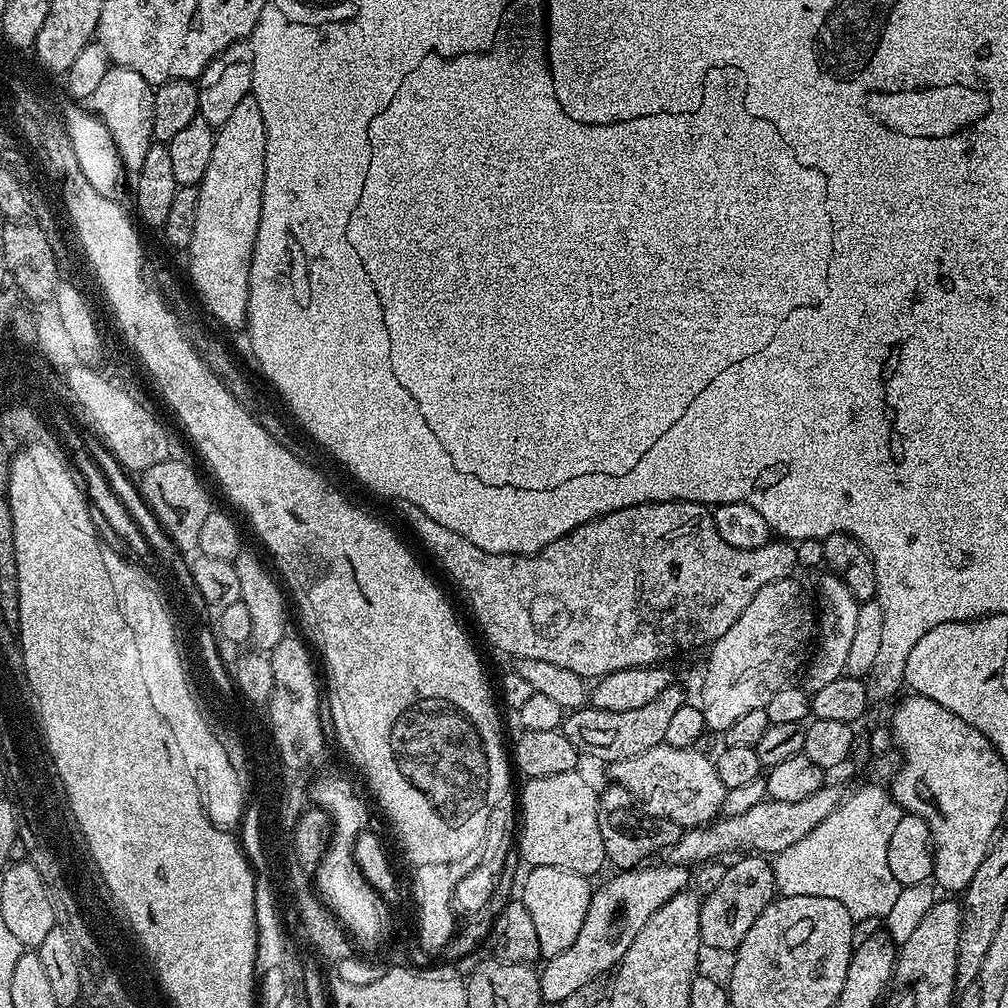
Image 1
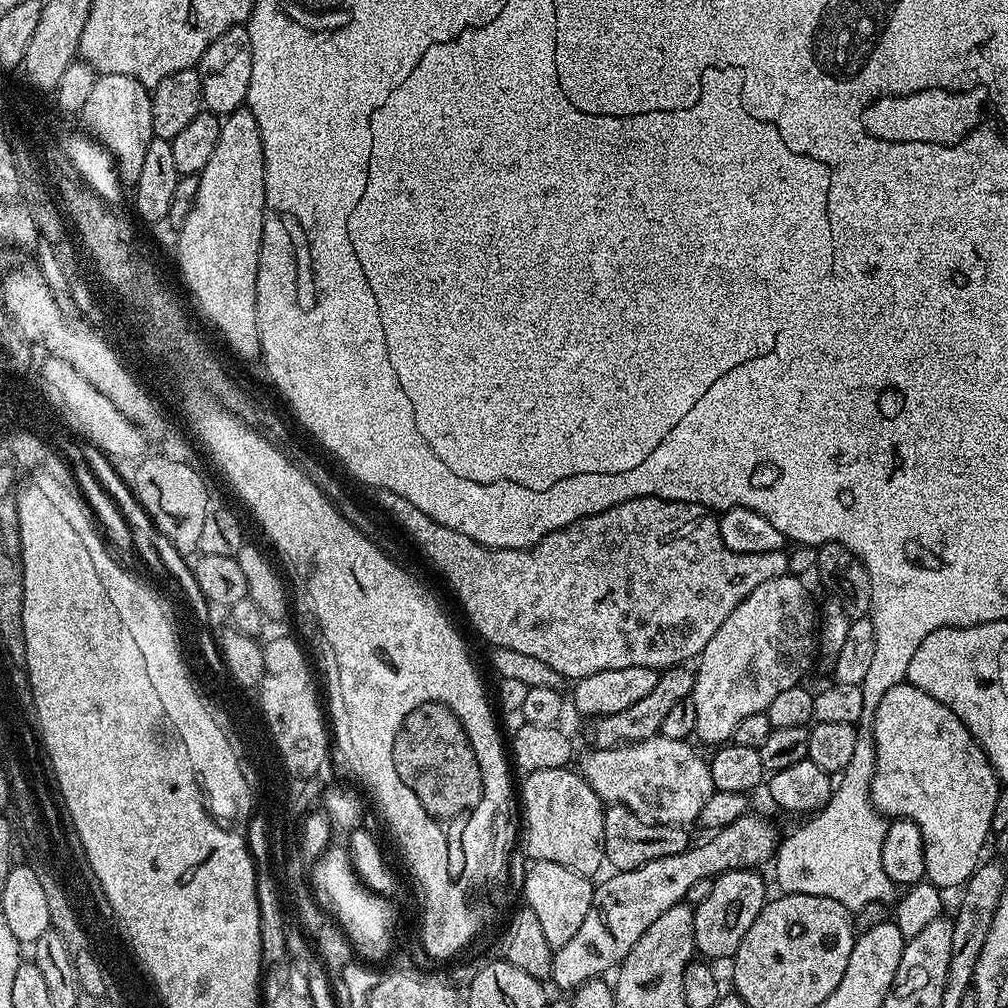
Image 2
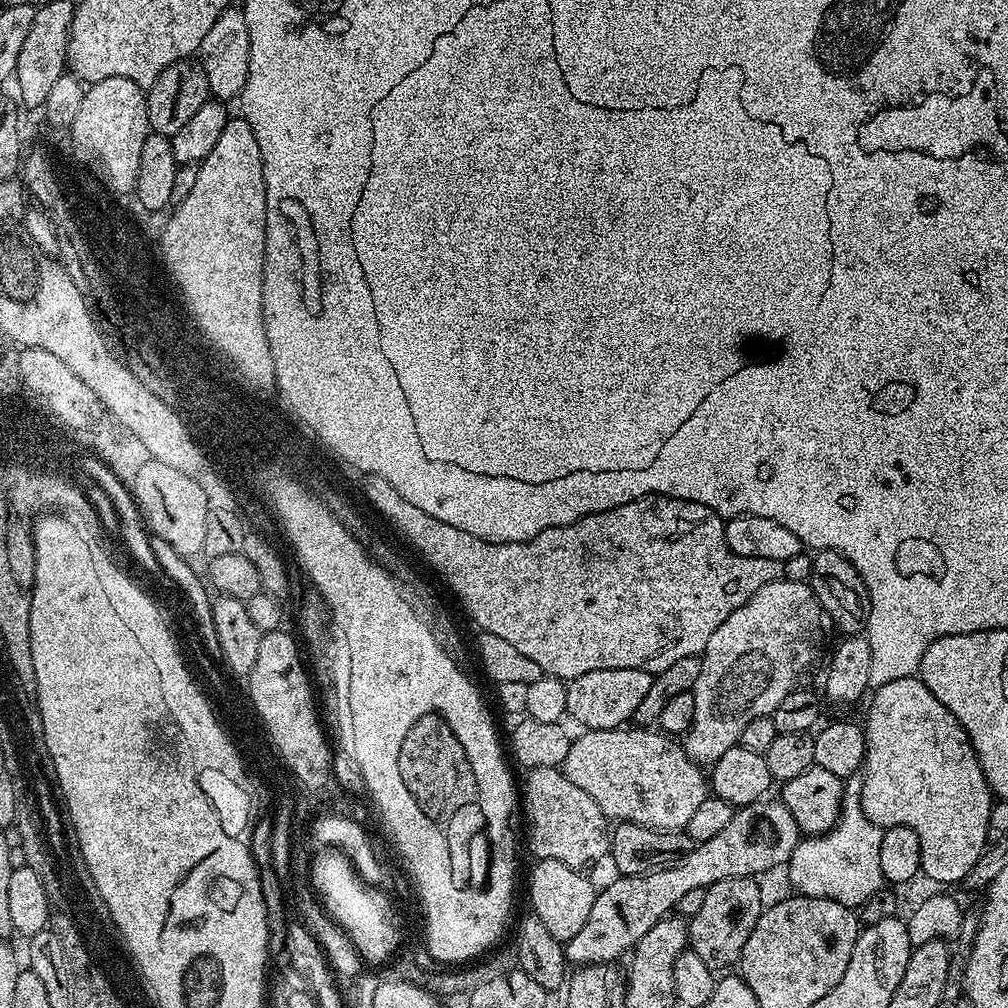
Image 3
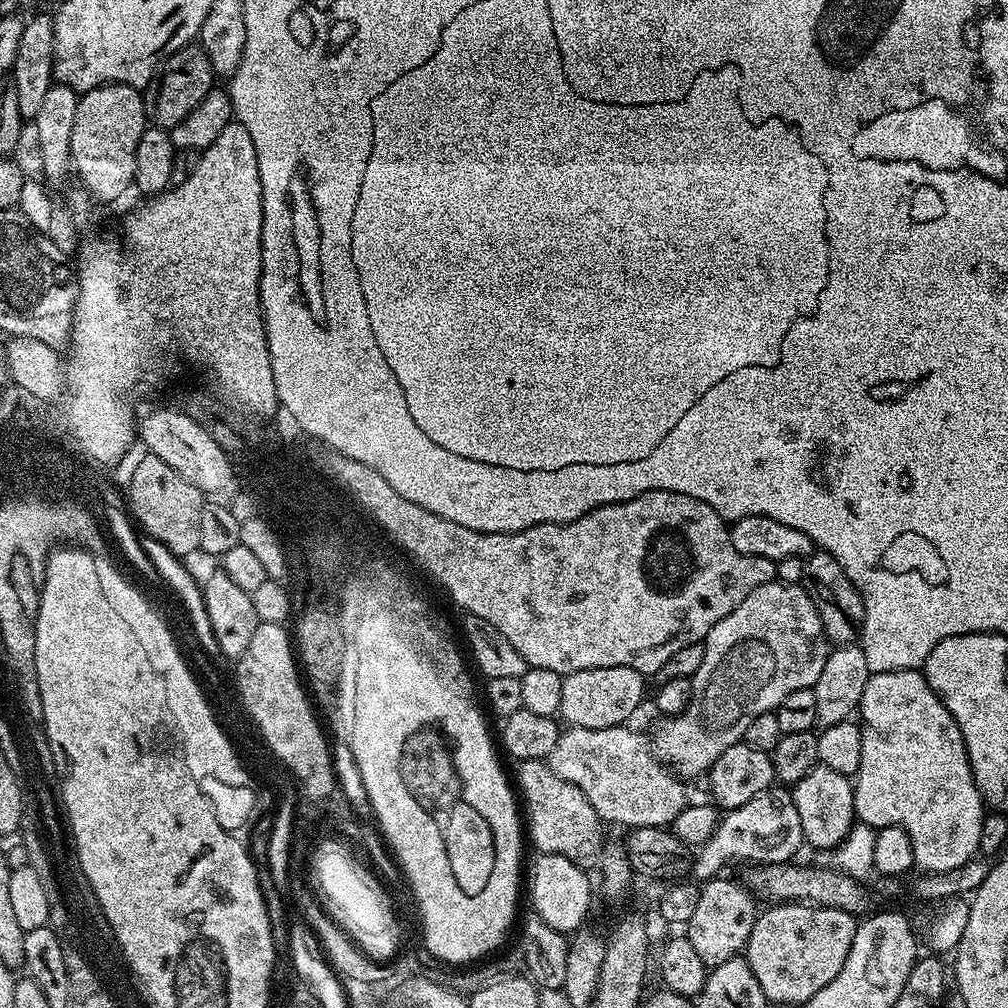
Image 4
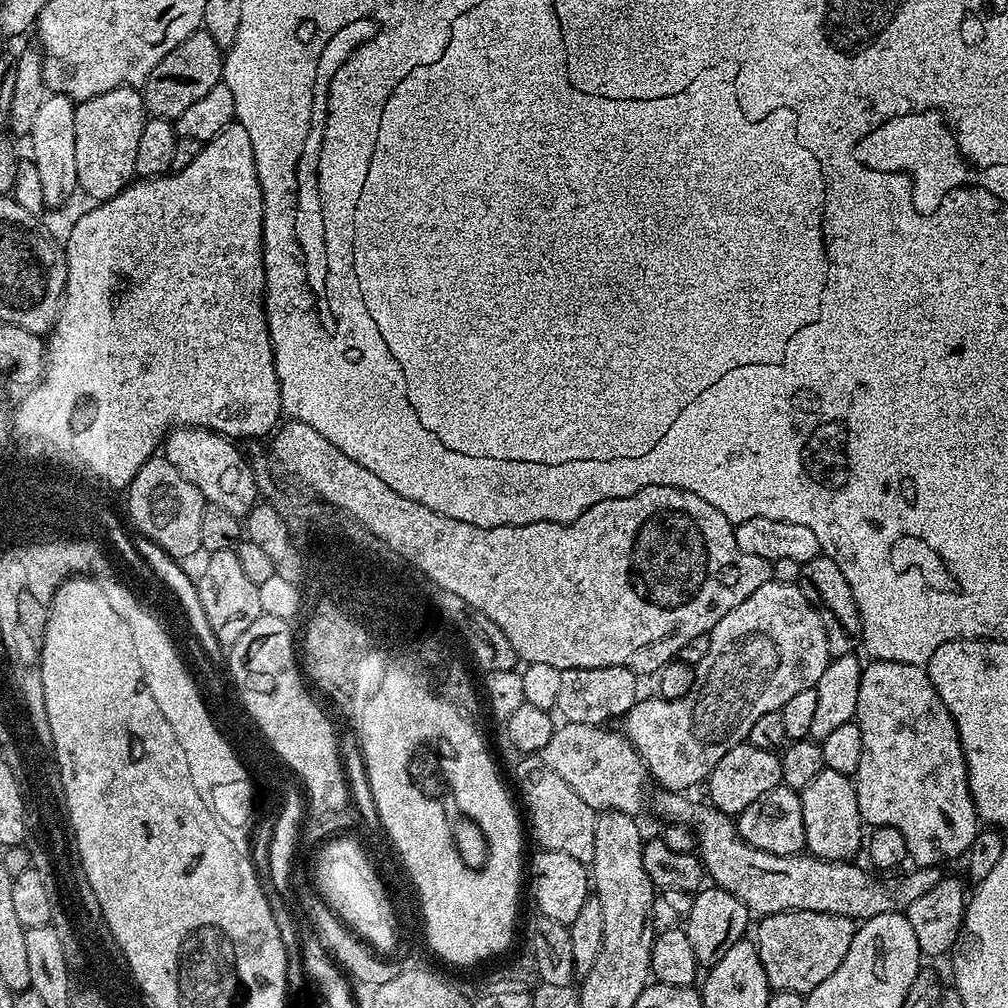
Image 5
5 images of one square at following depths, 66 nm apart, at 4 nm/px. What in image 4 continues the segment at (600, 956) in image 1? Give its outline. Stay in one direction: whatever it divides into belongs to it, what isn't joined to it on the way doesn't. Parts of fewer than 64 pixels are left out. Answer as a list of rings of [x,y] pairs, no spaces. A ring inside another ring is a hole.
[[[773,786],[762,794],[750,798],[746,806],[729,808],[723,813],[714,834],[695,853],[692,861],[691,875],[697,881],[703,882],[721,875],[723,868],[728,868],[732,863],[744,864],[749,860],[749,865],[787,865],[800,852],[800,847],[805,847],[806,841],[802,834],[802,822],[798,819],[798,809],[794,807],[794,798],[791,791],[784,786]]]

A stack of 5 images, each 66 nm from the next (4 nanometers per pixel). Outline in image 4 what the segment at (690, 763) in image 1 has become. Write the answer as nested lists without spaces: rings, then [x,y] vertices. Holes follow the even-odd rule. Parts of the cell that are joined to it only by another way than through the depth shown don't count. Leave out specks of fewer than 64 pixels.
[[[632,726],[619,728],[603,728],[602,730],[590,730],[589,728],[569,727],[561,731],[557,745],[550,753],[547,764],[552,767],[558,778],[566,778],[582,794],[586,794],[586,802],[594,806],[594,810],[600,815],[601,821],[609,825],[621,824],[624,830],[633,828],[668,828],[682,814],[682,810],[689,803],[690,797],[684,789],[685,781],[677,776],[671,768],[665,766],[658,759],[653,745],[640,732],[635,732]]]

